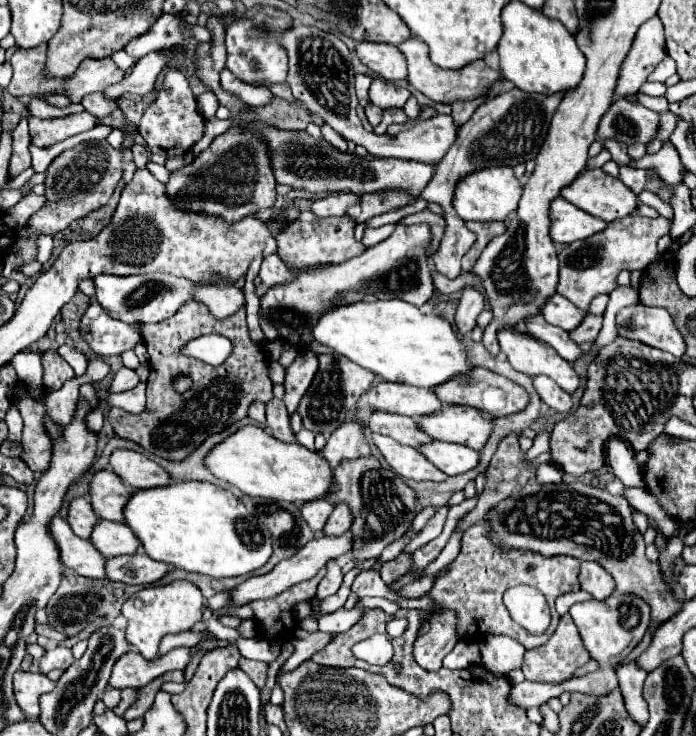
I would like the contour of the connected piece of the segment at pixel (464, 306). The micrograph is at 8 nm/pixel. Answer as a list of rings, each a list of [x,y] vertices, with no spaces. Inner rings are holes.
[[[466,286],[462,290],[462,298],[456,310],[456,328],[460,334],[470,334],[476,326],[478,314],[484,310],[484,296],[476,290]]]

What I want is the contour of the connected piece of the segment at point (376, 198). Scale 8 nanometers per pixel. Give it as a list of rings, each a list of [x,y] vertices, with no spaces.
[[[382,192],[382,194],[364,194],[360,200],[362,206],[362,214],[358,218],[352,218],[356,224],[366,224],[370,218],[380,216],[384,212],[390,210],[398,210],[402,206],[406,206],[410,202],[410,198],[406,194],[398,194],[394,196],[394,192]]]

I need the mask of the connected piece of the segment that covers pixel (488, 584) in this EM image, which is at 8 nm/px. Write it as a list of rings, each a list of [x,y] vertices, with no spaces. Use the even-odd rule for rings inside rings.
[[[484,522],[474,524],[464,532],[462,550],[460,550],[458,558],[436,580],[436,584],[428,592],[428,596],[434,600],[434,606],[438,612],[440,610],[452,610],[458,616],[458,636],[464,640],[478,642],[488,632],[488,634],[506,634],[510,638],[516,638],[526,648],[536,648],[536,646],[544,644],[558,626],[560,616],[554,610],[554,600],[560,594],[580,590],[580,582],[578,582],[580,562],[576,558],[570,558],[570,556],[544,558],[544,556],[540,556],[536,552],[528,552],[528,550],[502,552],[500,548],[496,548],[490,542],[488,532],[490,532],[490,528]],[[518,584],[534,586],[546,596],[548,606],[550,606],[550,614],[552,614],[552,624],[546,630],[546,636],[532,636],[528,630],[524,630],[520,624],[516,624],[510,618],[510,612],[502,604],[502,594],[508,588],[518,586]]]

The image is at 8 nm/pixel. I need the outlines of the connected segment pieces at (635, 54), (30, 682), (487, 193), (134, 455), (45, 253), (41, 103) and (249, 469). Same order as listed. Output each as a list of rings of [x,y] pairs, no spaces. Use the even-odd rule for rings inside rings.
[[[654,16],[640,26],[634,38],[632,50],[628,52],[620,68],[620,78],[618,78],[612,102],[626,96],[630,96],[628,100],[636,100],[634,94],[640,90],[640,86],[646,82],[646,78],[652,74],[652,70],[664,56],[666,56],[664,26],[660,18]]]
[[[16,672],[14,676],[14,698],[20,710],[24,710],[26,718],[38,718],[40,716],[40,704],[38,698],[46,692],[52,692],[56,684],[40,674],[40,672]]]
[[[496,166],[474,172],[458,182],[454,194],[454,208],[462,220],[474,222],[492,222],[492,220],[506,220],[518,208],[518,200],[522,196],[522,186],[512,174],[510,166]]]
[[[116,450],[110,456],[110,466],[126,484],[136,490],[162,488],[172,484],[170,474],[162,466],[132,450]]]
[[[40,236],[36,240],[36,246],[38,246],[38,252],[36,252],[36,260],[40,264],[48,262],[50,260],[50,254],[52,254],[52,238],[50,236]]]
[[[34,98],[30,102],[30,116],[38,116],[38,118],[64,118],[70,114],[78,114],[82,112],[82,104],[70,104],[66,108],[54,108],[48,106],[44,98]]]
[[[244,426],[236,434],[228,436],[222,444],[218,444],[206,456],[208,470],[220,478],[236,486],[248,496],[268,498],[276,502],[294,502],[304,504],[312,500],[326,498],[332,492],[334,474],[330,470],[328,460],[324,460],[318,452],[304,448],[298,442],[280,442],[270,436],[260,426]]]

